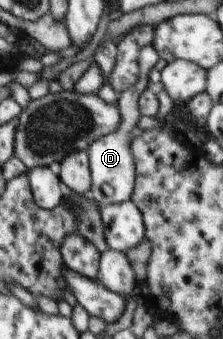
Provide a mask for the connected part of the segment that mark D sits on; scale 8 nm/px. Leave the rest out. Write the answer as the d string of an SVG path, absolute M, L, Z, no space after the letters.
M145 45L145 47L141 48L138 59L140 63L140 78L133 87L122 91L118 99L118 110L120 111L119 127L113 133L93 140L93 143L90 143L86 149L92 177L92 186L87 196L89 199L94 200L99 208L111 204L123 203L133 195L136 182L136 165L130 145L132 144L132 139L138 135L134 132L142 116L138 101L141 92L147 88L149 81L148 73L155 66L155 63L159 61L159 58L159 54L154 50L152 45Z

